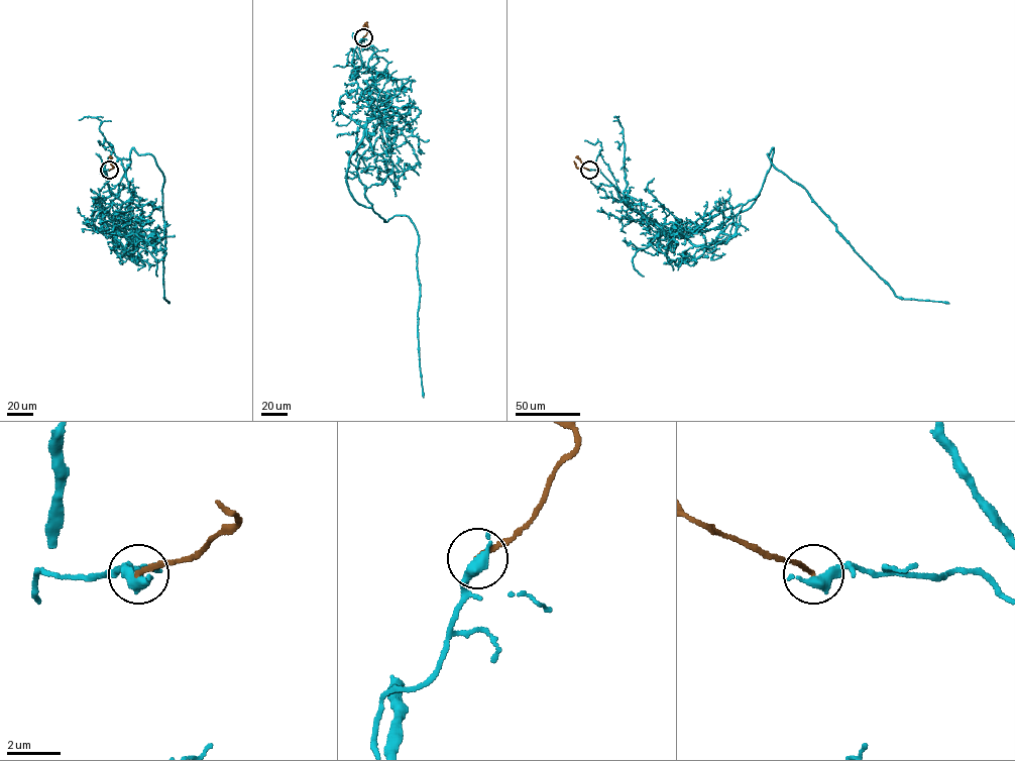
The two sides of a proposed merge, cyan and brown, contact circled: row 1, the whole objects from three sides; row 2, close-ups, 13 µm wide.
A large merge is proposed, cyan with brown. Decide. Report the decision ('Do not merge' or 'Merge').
Do not merge

